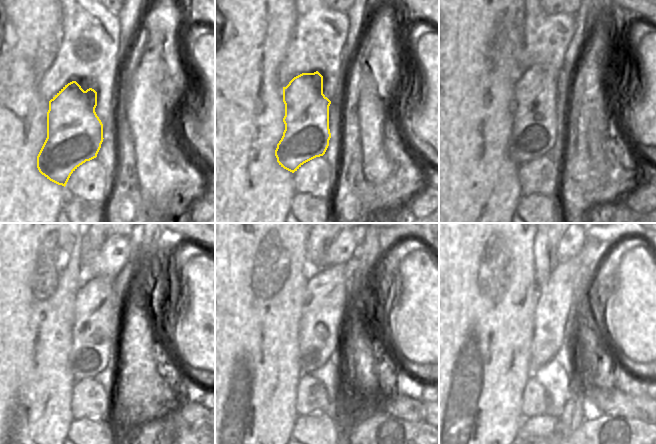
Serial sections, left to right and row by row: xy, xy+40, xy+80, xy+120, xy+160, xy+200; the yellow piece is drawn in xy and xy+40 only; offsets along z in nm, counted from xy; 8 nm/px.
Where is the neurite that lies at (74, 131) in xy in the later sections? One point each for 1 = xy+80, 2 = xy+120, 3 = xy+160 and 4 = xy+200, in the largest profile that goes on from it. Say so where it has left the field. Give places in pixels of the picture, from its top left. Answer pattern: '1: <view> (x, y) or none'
1: xy+80 (534, 130)
2: xy+120 (98, 315)
3: xy+160 (327, 302)
4: xy+200 (554, 304)

